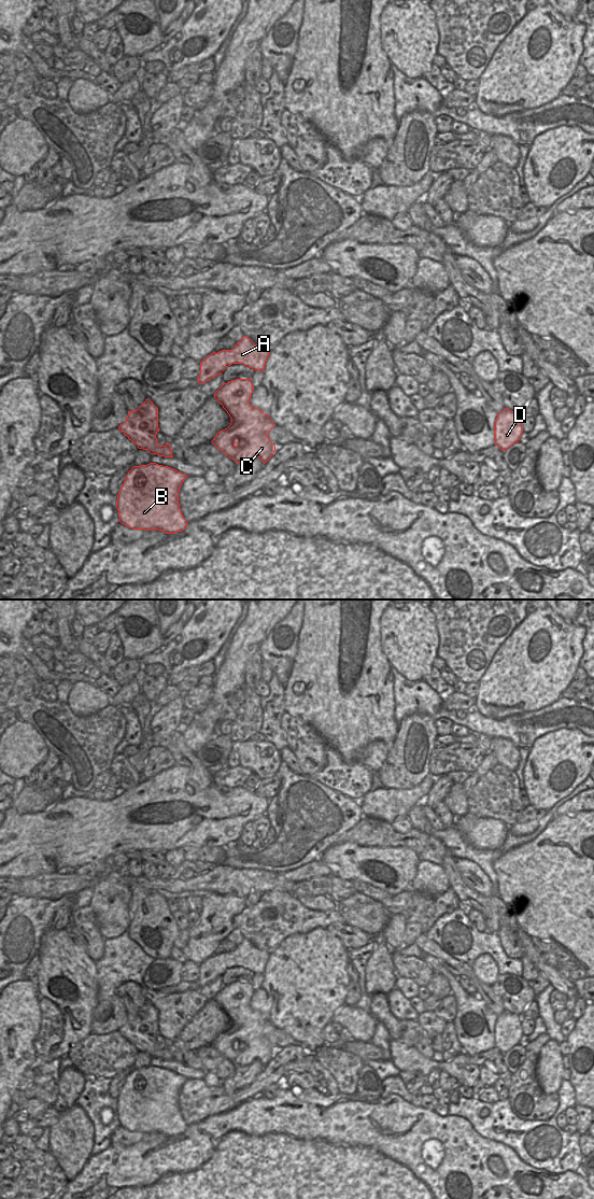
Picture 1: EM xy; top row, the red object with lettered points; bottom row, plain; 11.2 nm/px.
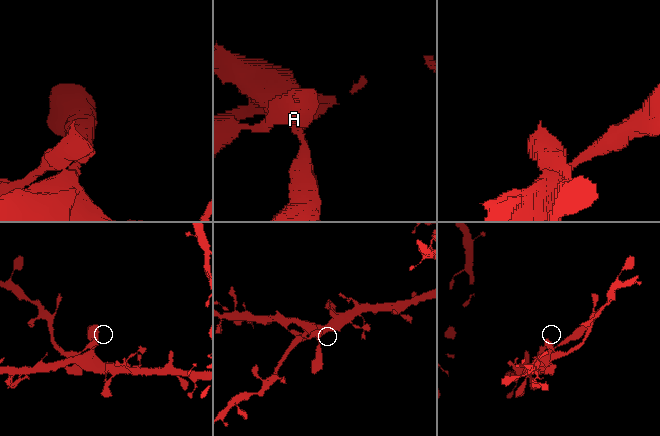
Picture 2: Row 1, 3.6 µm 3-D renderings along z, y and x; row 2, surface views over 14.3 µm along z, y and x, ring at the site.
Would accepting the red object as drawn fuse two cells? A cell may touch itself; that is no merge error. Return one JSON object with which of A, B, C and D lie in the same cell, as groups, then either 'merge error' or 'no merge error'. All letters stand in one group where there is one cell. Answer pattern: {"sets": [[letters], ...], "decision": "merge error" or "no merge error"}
{"sets": [["A", "B", "C", "D"]], "decision": "no merge error"}

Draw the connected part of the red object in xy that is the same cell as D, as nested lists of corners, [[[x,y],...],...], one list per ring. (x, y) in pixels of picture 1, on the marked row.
[[[504,409],[497,414],[494,426],[495,445],[500,450],[507,450],[518,442],[523,433],[521,426],[521,413],[509,409]]]

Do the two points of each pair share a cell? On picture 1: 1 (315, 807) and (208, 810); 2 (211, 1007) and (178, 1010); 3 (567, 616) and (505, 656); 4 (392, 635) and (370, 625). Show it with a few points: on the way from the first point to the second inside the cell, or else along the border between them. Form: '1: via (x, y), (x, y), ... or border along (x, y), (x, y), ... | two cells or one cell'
1: border along (269, 800), (265, 814) | two cells
2: border along (208, 1000), (183, 1027) | two cells
3: border along (552, 610), (564, 620), (573, 622) | two cells
4: border along (383, 610), (381, 617), (381, 648), (385, 654) | two cells

